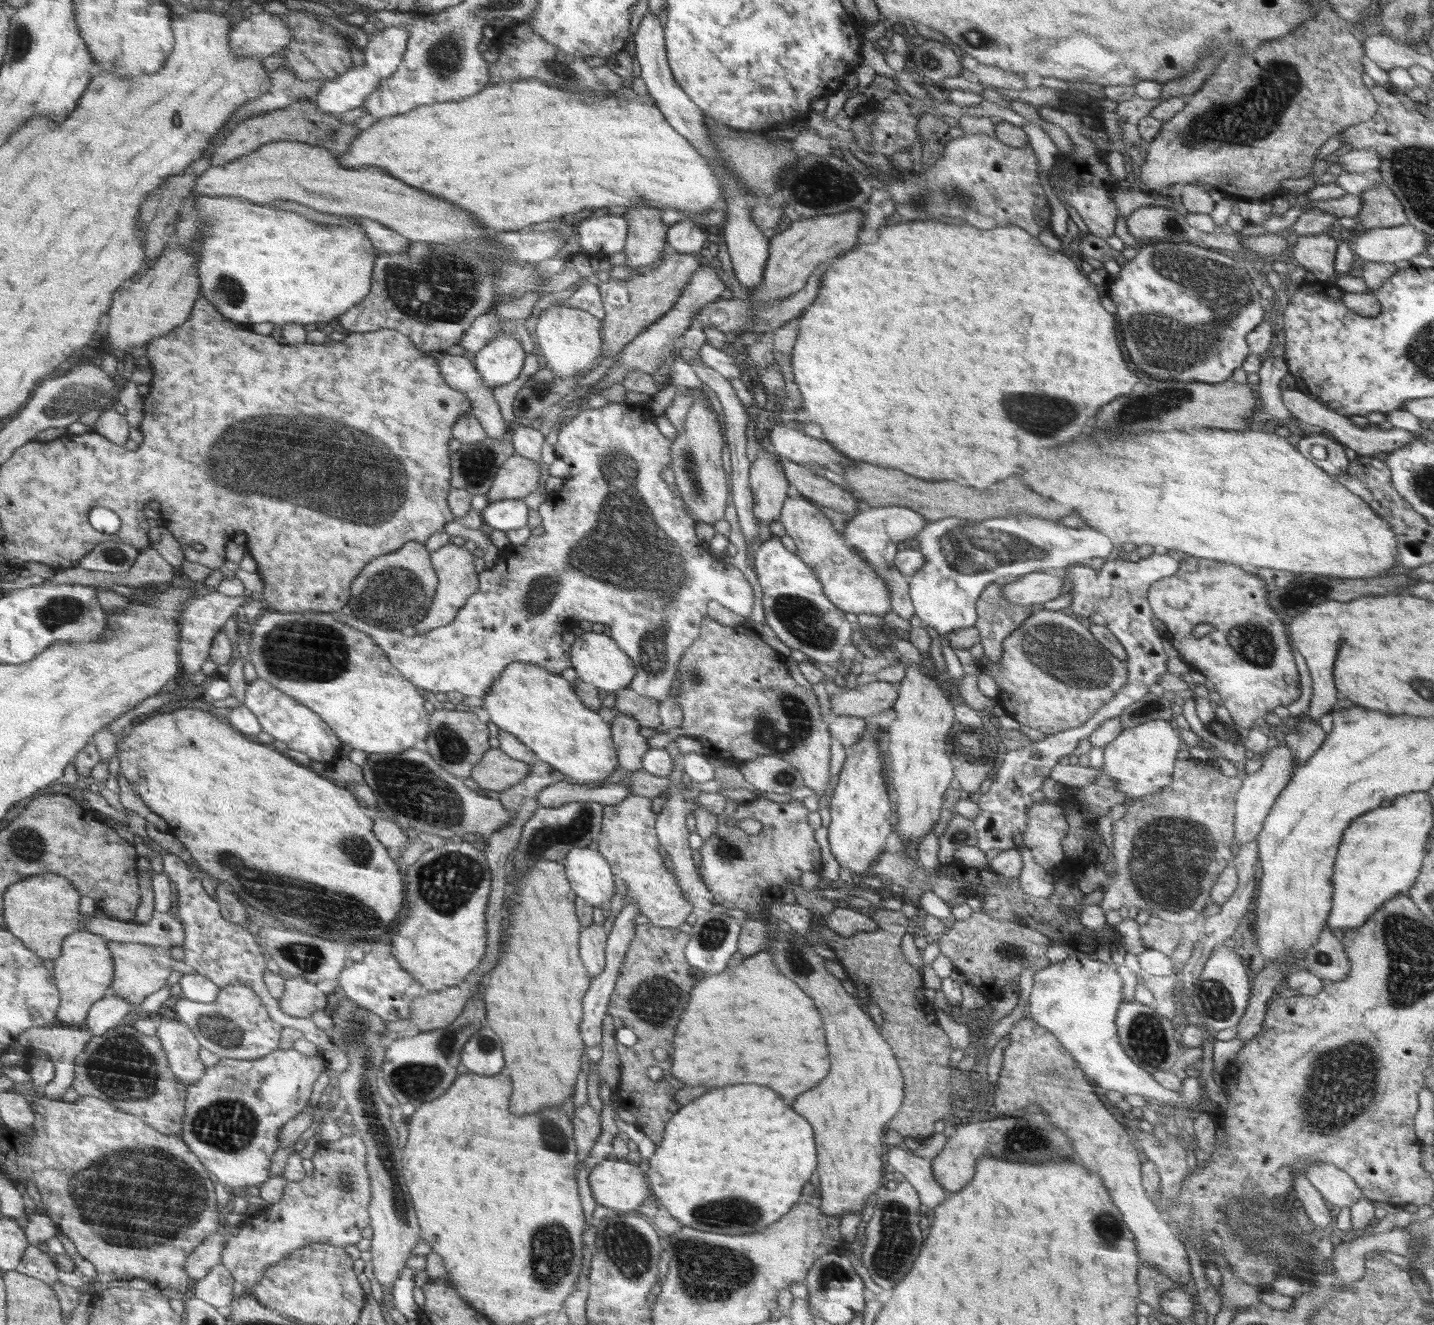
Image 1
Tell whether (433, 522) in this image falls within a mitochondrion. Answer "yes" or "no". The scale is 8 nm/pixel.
no

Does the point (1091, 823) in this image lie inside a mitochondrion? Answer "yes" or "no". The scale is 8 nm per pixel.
no

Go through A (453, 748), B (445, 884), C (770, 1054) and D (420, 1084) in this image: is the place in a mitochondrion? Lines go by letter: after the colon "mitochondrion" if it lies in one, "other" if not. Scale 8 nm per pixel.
A: mitochondrion
B: mitochondrion
C: other
D: mitochondrion

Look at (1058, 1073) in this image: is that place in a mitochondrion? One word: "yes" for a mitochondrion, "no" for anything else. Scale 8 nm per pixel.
yes

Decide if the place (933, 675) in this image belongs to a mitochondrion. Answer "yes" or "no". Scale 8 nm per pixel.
no

